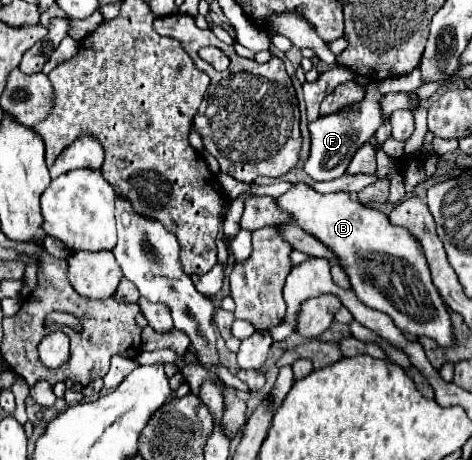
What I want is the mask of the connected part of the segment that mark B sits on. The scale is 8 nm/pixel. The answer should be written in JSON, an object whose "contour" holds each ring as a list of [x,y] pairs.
{"contour":[[[304,182],[292,184],[292,188],[276,198],[276,202],[280,210],[290,214],[292,224],[298,224],[298,228],[330,246],[330,252],[340,260],[358,300],[374,310],[386,312],[398,330],[416,338],[428,336],[442,344],[442,348],[454,348],[450,312],[430,280],[422,246],[414,240],[412,232],[390,224],[386,214],[362,204],[352,194],[322,194]]]}

